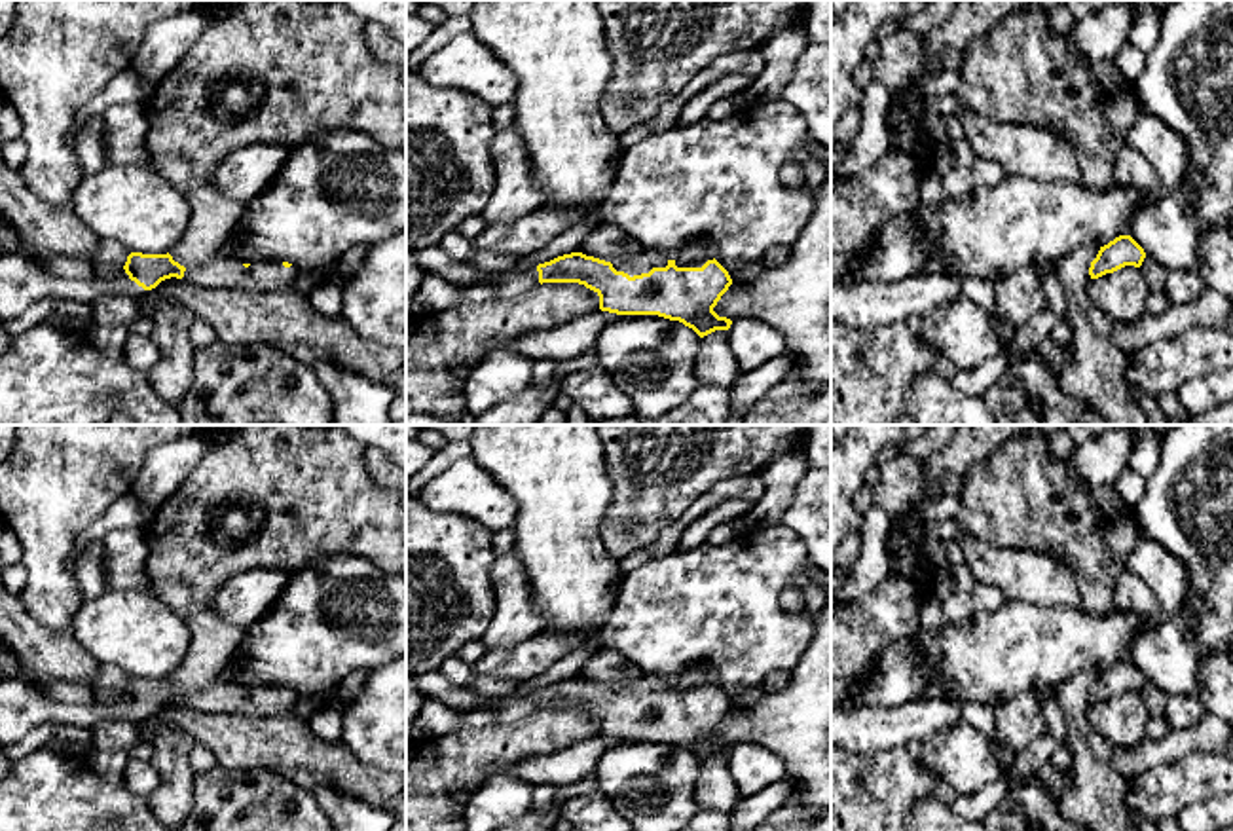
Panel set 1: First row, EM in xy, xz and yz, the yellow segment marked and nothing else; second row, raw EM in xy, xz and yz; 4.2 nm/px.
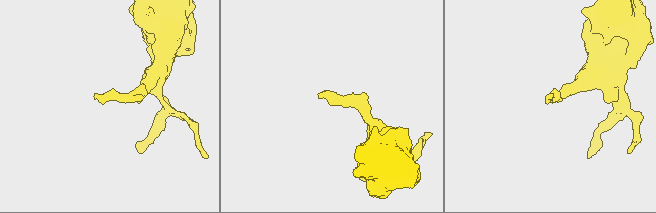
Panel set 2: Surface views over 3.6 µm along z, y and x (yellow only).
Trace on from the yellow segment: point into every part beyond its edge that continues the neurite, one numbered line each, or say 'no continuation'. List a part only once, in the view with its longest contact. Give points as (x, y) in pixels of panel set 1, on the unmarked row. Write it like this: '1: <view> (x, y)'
1: xy (23, 706)
2: xz (645, 685)

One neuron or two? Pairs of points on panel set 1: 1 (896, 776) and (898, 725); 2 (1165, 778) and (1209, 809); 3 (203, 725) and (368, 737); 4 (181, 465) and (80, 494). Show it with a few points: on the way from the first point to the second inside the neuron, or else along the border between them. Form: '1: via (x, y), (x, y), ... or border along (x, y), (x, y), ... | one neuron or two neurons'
1: border along (903, 748), (873, 754), (856, 754), (852, 750) | two neurons
2: border along (1213, 795), (1194, 801), (1180, 811) | two neurons
3: border along (340, 742), (361, 761), (380, 767) | two neurons
4: border along (162, 444), (147, 458), (128, 490) | two neurons

